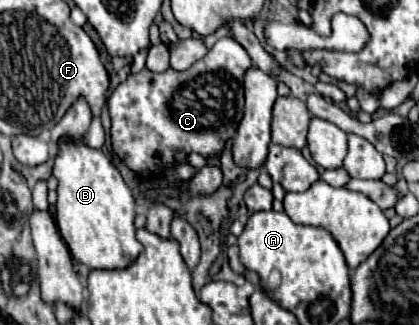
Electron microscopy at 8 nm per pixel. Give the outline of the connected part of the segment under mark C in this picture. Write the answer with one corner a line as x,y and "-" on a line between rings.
221,38
209,50
209,54
187,70
179,72
167,68
165,72
151,72
143,68
137,74
129,74
109,96
109,116
111,116
111,144
113,152
121,162
135,174
149,178
151,174
163,174
163,170
177,166
177,152
185,154
185,162
191,152
197,152
205,158
219,158
225,142
231,140
237,132
237,126
243,118
243,74
251,66
249,54
233,38

